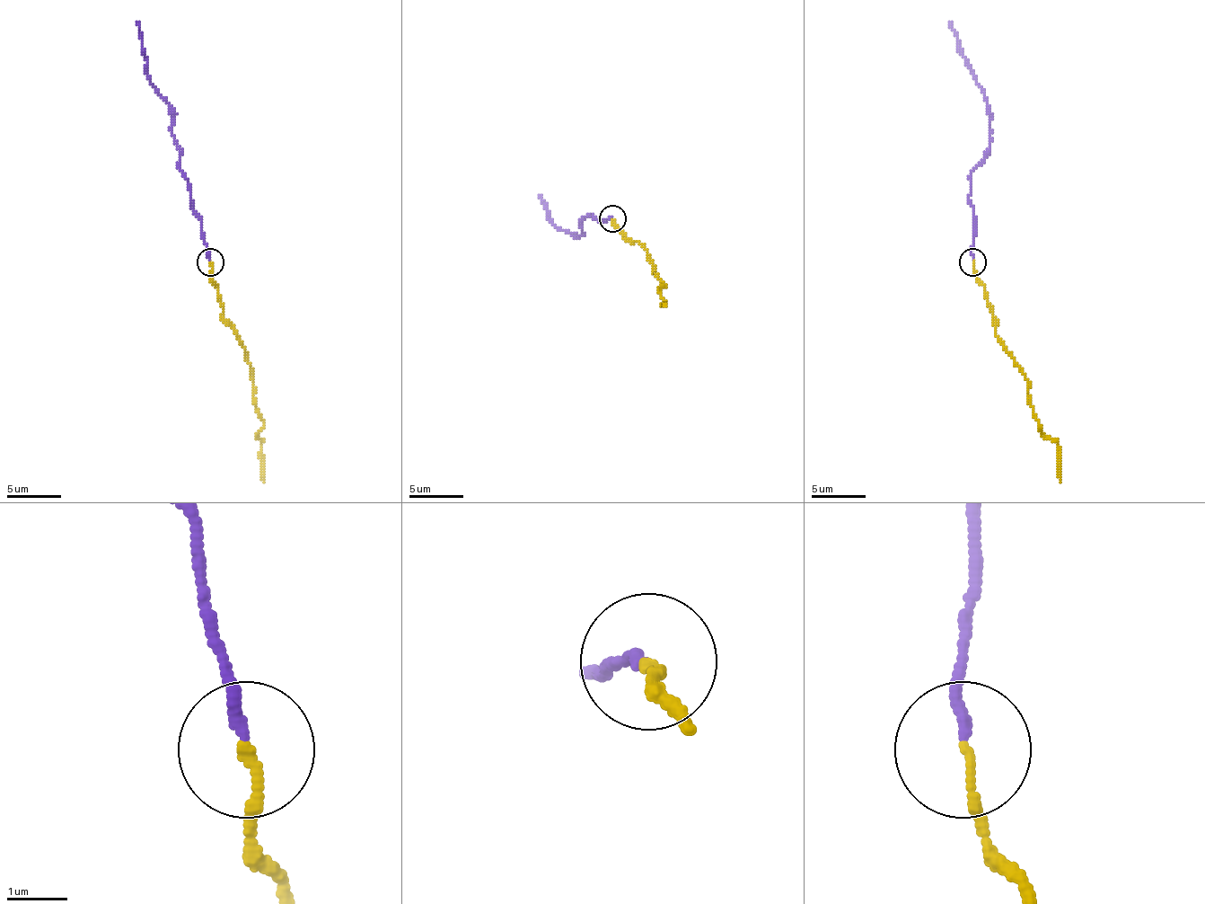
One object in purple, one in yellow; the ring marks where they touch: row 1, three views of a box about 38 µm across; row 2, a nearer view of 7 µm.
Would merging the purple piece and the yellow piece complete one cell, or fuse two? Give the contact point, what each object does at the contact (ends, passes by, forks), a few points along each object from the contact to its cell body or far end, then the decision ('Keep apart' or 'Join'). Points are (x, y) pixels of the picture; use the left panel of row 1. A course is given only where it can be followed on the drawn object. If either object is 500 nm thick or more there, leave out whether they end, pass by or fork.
Place: (210, 262). At the ring purple ends. At the ring yellow ends. Course of purple: (209, 260), (201, 217), (193, 208), (177, 146), (171, 106), (150, 82), (136, 22). Course of yellow: (209, 262), (223, 320), (233, 331), (250, 366), (252, 403), (264, 428), (259, 433), (264, 482). Join

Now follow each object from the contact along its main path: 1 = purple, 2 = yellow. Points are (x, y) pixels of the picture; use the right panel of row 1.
1: (973, 260), (973, 208), (968, 195), (971, 173), (989, 146), (989, 106), (949, 22)
2: (973, 262), (995, 331), (1027, 382), (1027, 403), (1038, 428), (1057, 444), (1059, 482)

